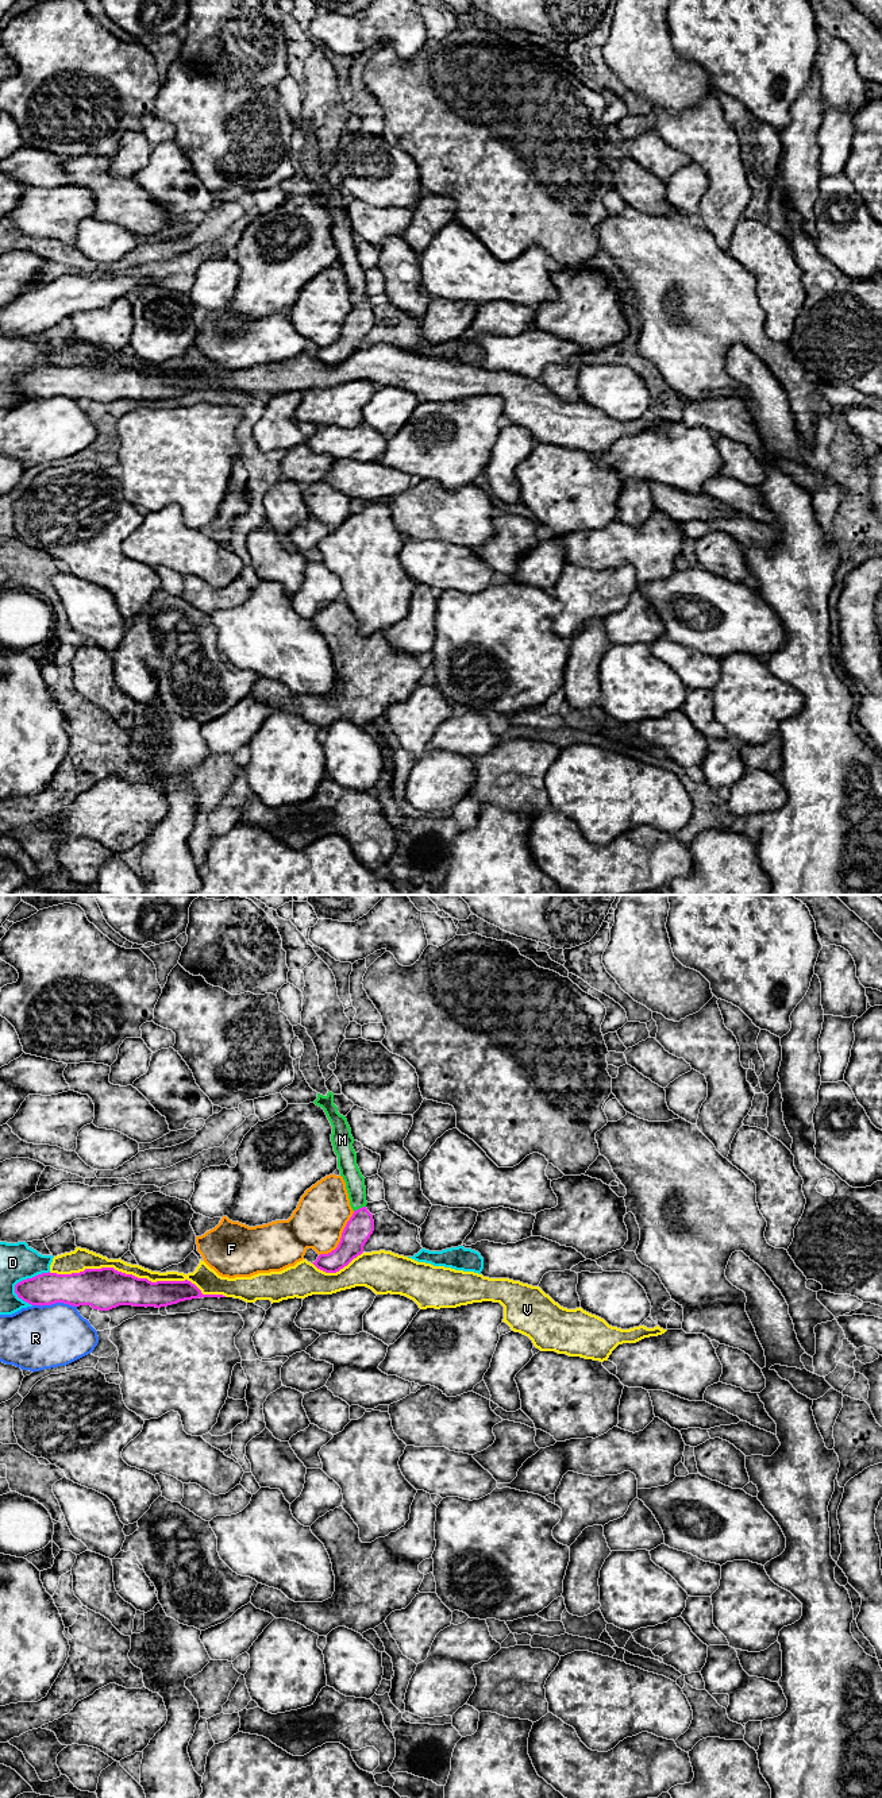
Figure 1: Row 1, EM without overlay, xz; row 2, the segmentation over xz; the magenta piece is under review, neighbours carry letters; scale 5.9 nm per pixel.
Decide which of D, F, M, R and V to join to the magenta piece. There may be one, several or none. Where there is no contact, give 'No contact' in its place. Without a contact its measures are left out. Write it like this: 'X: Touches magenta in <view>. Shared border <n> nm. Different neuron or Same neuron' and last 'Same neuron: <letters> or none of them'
D: Touches magenta in xz. Shared border 260 nm. Different neuron
F: Touches magenta in xz. Shared border 340 nm. Different neuron
M: Touches magenta in xz. Shared border 80 nm. Same neuron
R: Touches magenta in xz. Shared border 260 nm. Different neuron
V: Touches magenta in xz. Shared border 1050 nm. Different neuron
Same neuron: M

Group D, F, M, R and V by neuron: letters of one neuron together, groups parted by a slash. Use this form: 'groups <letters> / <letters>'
groups D V / F / M / R

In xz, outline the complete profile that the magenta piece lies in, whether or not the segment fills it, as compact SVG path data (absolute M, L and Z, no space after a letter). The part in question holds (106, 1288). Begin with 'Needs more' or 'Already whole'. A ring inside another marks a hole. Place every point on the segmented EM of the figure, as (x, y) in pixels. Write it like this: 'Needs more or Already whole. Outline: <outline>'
Already whole. Outline: M113 1268L85 1269L72 1274L42 1273L18 1282L15 1293L31 1305L63 1303L73 1307L90 1305L99 1311L119 1305L161 1308L199 1297L226 1297L203 1295L188 1280L151 1282Z

